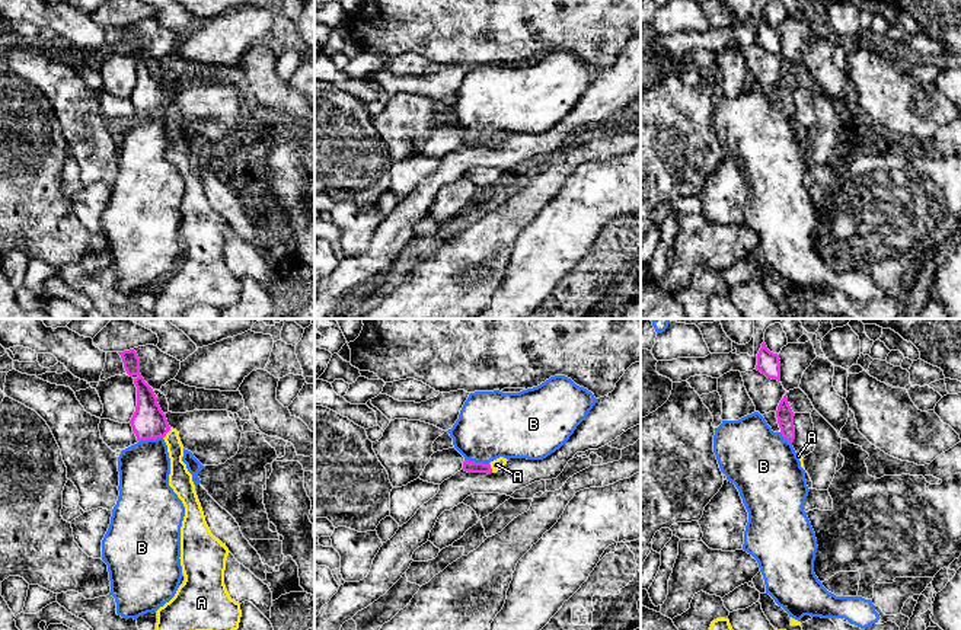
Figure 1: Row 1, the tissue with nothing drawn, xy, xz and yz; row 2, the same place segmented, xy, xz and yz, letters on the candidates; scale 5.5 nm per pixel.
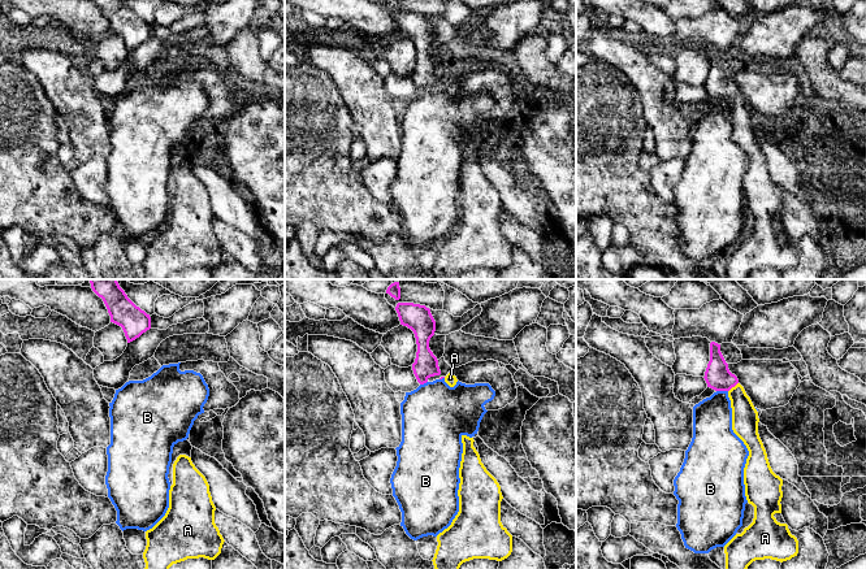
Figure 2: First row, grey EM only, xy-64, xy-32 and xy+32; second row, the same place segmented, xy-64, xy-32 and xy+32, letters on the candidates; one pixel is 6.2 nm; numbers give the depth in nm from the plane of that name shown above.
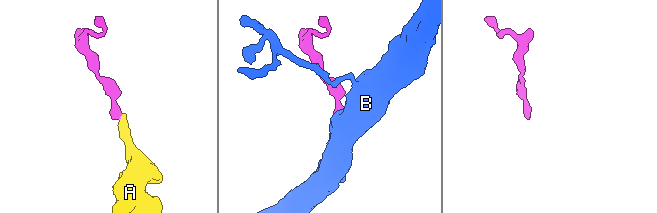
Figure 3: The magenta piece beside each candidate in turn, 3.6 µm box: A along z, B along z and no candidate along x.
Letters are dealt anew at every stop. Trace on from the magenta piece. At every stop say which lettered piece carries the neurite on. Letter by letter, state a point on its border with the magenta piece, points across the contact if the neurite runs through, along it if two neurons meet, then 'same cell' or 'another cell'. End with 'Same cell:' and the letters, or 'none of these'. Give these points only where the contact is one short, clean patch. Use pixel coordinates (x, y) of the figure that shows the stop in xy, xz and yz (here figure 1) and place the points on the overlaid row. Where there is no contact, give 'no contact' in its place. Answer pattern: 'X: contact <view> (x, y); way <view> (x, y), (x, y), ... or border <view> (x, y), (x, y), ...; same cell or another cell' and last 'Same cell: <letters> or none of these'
A: contact xy (166, 432); way xy (149, 422), (166, 432), (175, 447), (179, 475); same cell
B: contact xy (150, 438); border xy (162, 437), (139, 443); another cell
Same cell: A

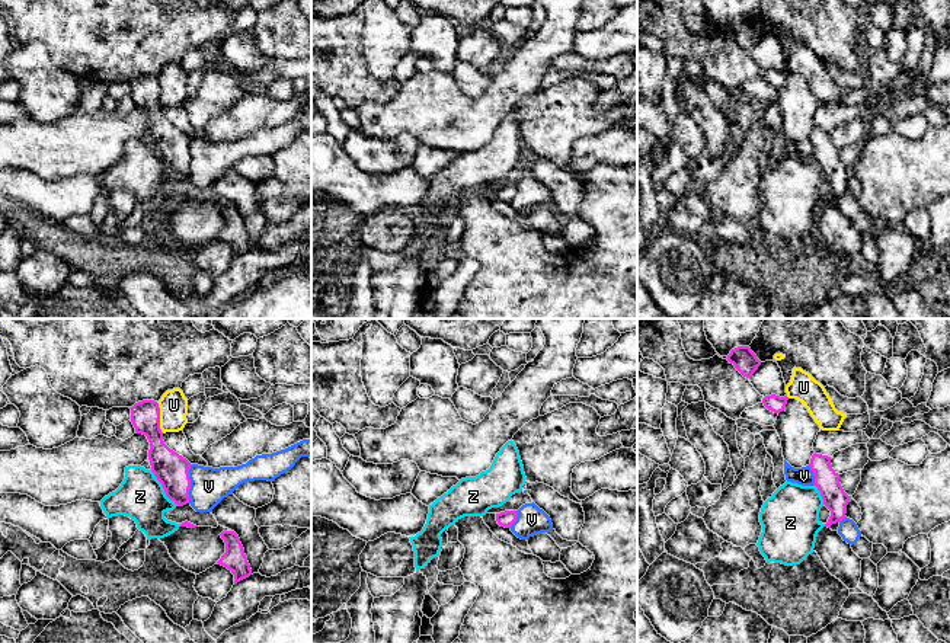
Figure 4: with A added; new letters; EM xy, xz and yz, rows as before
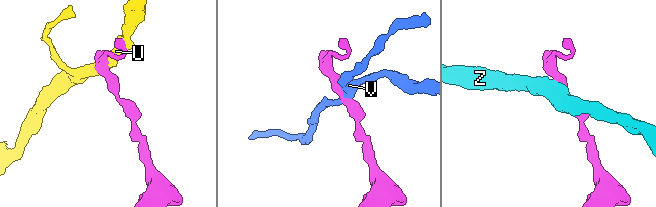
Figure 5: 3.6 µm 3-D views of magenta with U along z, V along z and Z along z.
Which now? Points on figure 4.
U: contact xy (159, 418); another cell
V: contact xy (189, 483); another cell
Z: contact xy (163, 488); border xy (150, 470), (163, 492), (178, 505); another cell
Same cell: none of these

